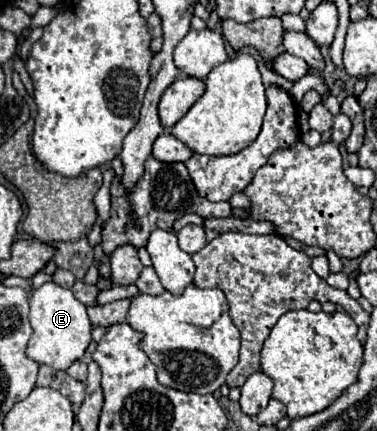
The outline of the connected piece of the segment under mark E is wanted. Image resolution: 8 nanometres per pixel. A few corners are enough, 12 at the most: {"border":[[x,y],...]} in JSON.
{"border":[[68,288],[30,296],[26,356],[68,370],[92,342],[86,306]]}

